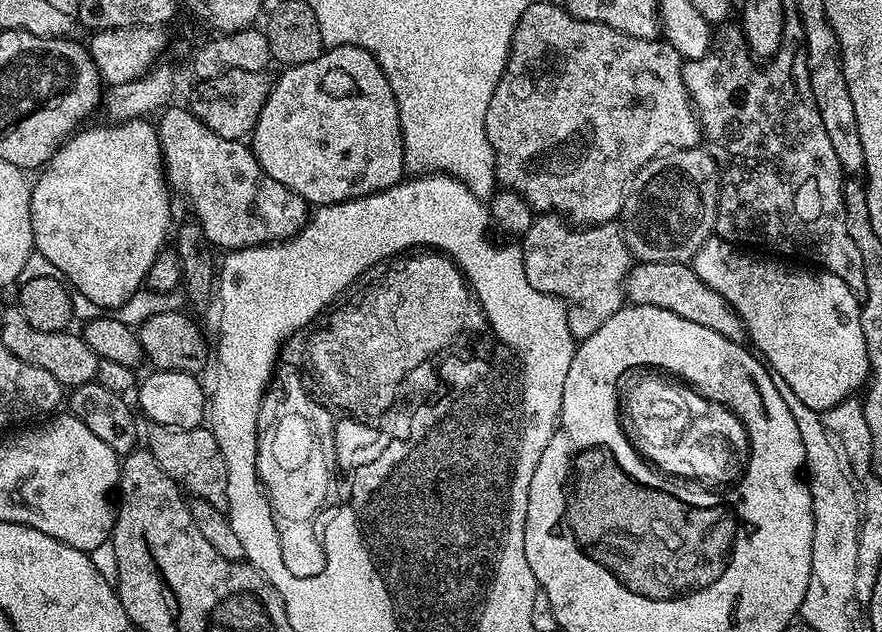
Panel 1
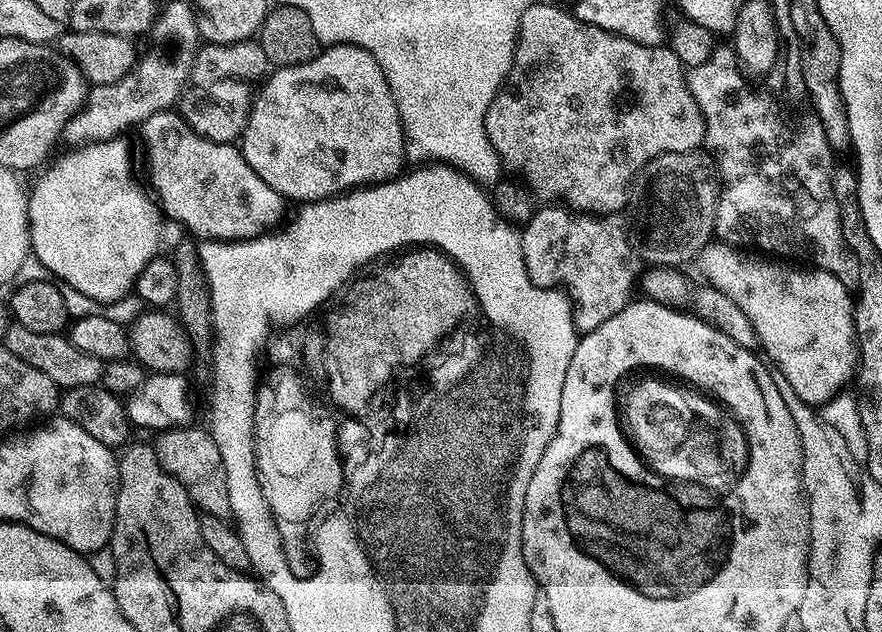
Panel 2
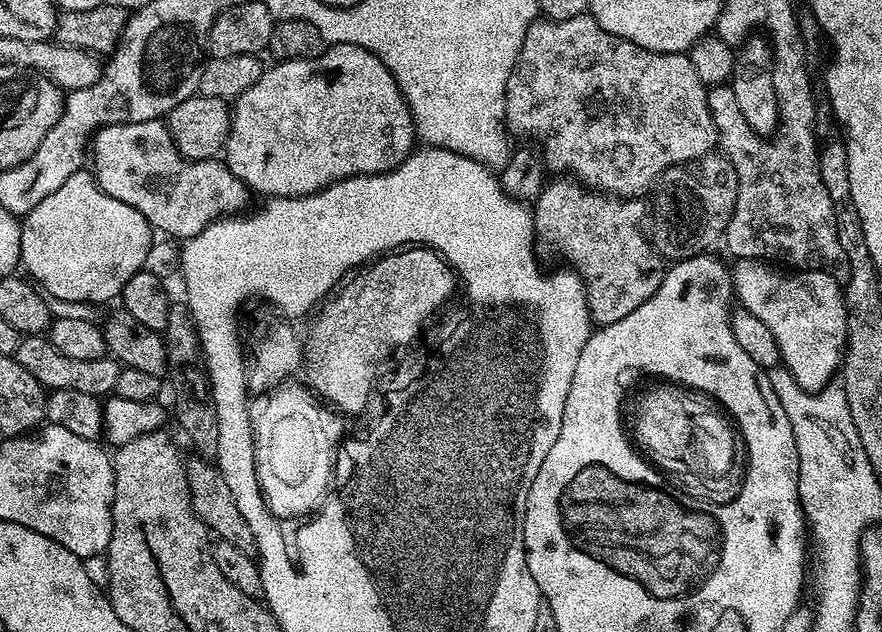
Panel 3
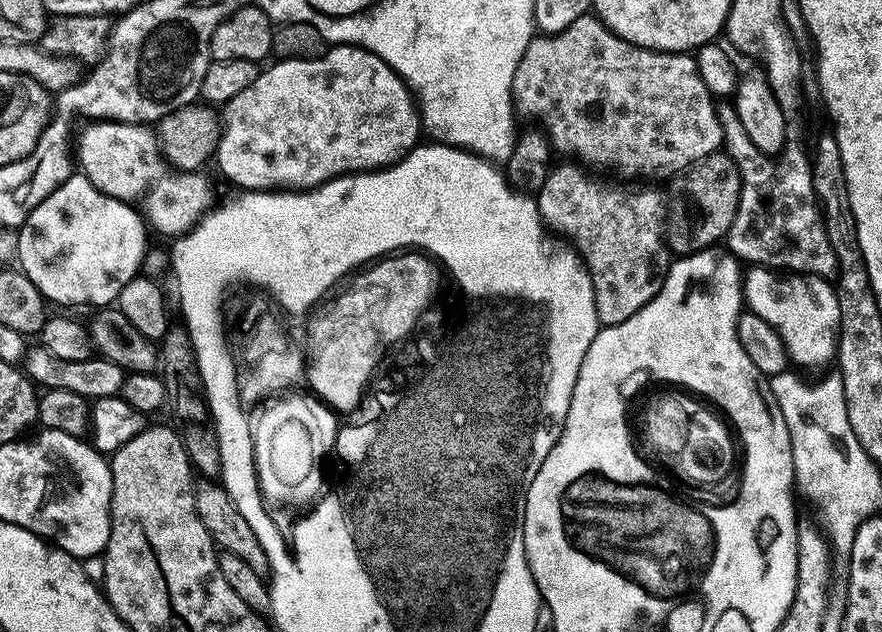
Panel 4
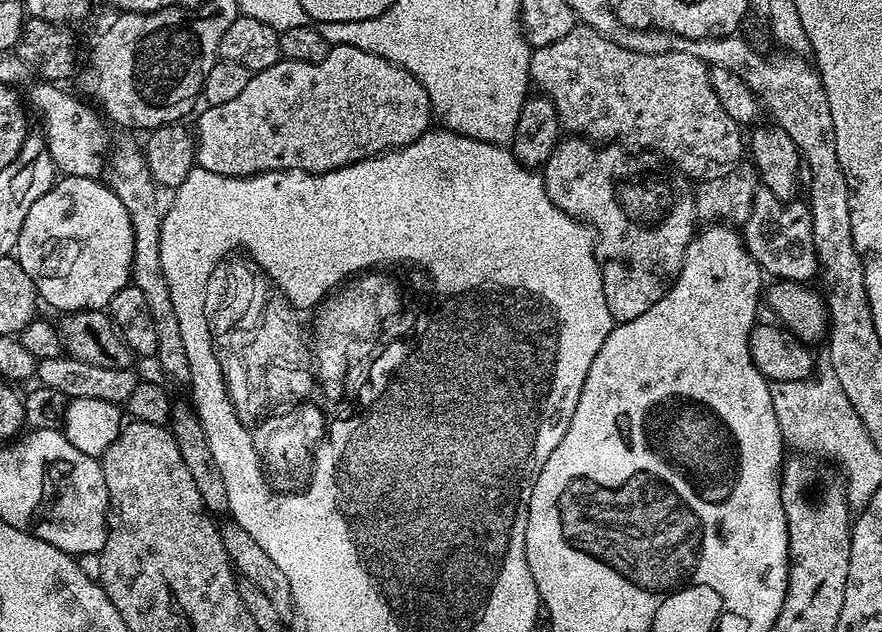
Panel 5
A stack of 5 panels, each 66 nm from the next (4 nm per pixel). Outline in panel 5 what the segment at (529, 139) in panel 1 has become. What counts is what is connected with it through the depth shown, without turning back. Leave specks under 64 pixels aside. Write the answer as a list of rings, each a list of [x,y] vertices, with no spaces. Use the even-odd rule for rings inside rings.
[[[577,26],[570,30],[570,34],[566,34],[566,38],[558,38],[558,42],[550,42],[550,46],[542,46],[535,49],[530,58],[530,66],[528,67],[528,75],[531,83],[536,84],[541,93],[551,100],[556,112],[560,115],[560,127],[565,133],[579,134],[581,137],[587,138],[593,142],[628,142],[624,140],[636,140],[635,147],[640,150],[647,150],[656,153],[657,156],[663,158],[669,165],[675,166],[679,171],[685,174],[693,174],[692,172],[709,171],[708,164],[724,164],[720,166],[732,166],[741,159],[740,156],[745,155],[746,140],[740,137],[742,132],[741,125],[734,122],[734,118],[730,118],[730,114],[726,114],[726,110],[722,110],[722,102],[718,102],[718,94],[714,94],[714,86],[710,86],[710,78],[708,77],[710,68],[704,61],[694,58],[694,54],[686,54],[685,52],[667,52],[666,54],[642,54],[635,52],[629,48],[623,48],[618,42],[614,42],[609,36],[602,35],[598,30]]]

